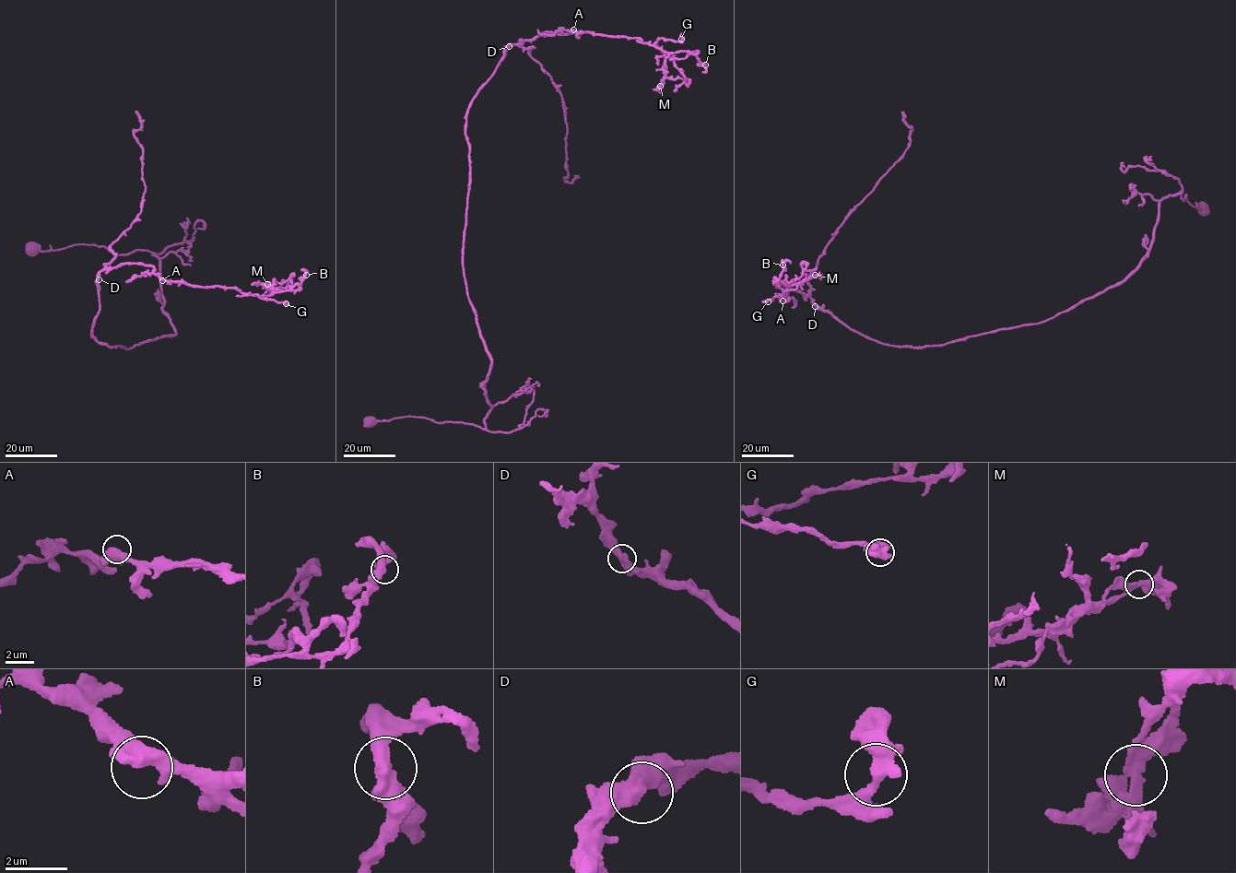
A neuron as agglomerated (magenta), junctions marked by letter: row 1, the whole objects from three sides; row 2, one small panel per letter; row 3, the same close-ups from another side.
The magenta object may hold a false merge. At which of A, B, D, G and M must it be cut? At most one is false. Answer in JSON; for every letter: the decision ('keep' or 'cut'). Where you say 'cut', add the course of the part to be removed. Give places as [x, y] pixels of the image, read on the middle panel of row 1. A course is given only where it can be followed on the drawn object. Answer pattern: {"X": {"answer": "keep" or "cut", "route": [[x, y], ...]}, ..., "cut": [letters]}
{"A": {"answer": "keep"}, "B": {"answer": "keep"}, "D": {"answer": "keep"}, "G": {"answer": "keep"}, "M": {"answer": "cut", "route": [[660, 86], [665, 74], [663, 64], [669, 57], [685, 79], [674, 91]]}, "cut": ["M"]}

